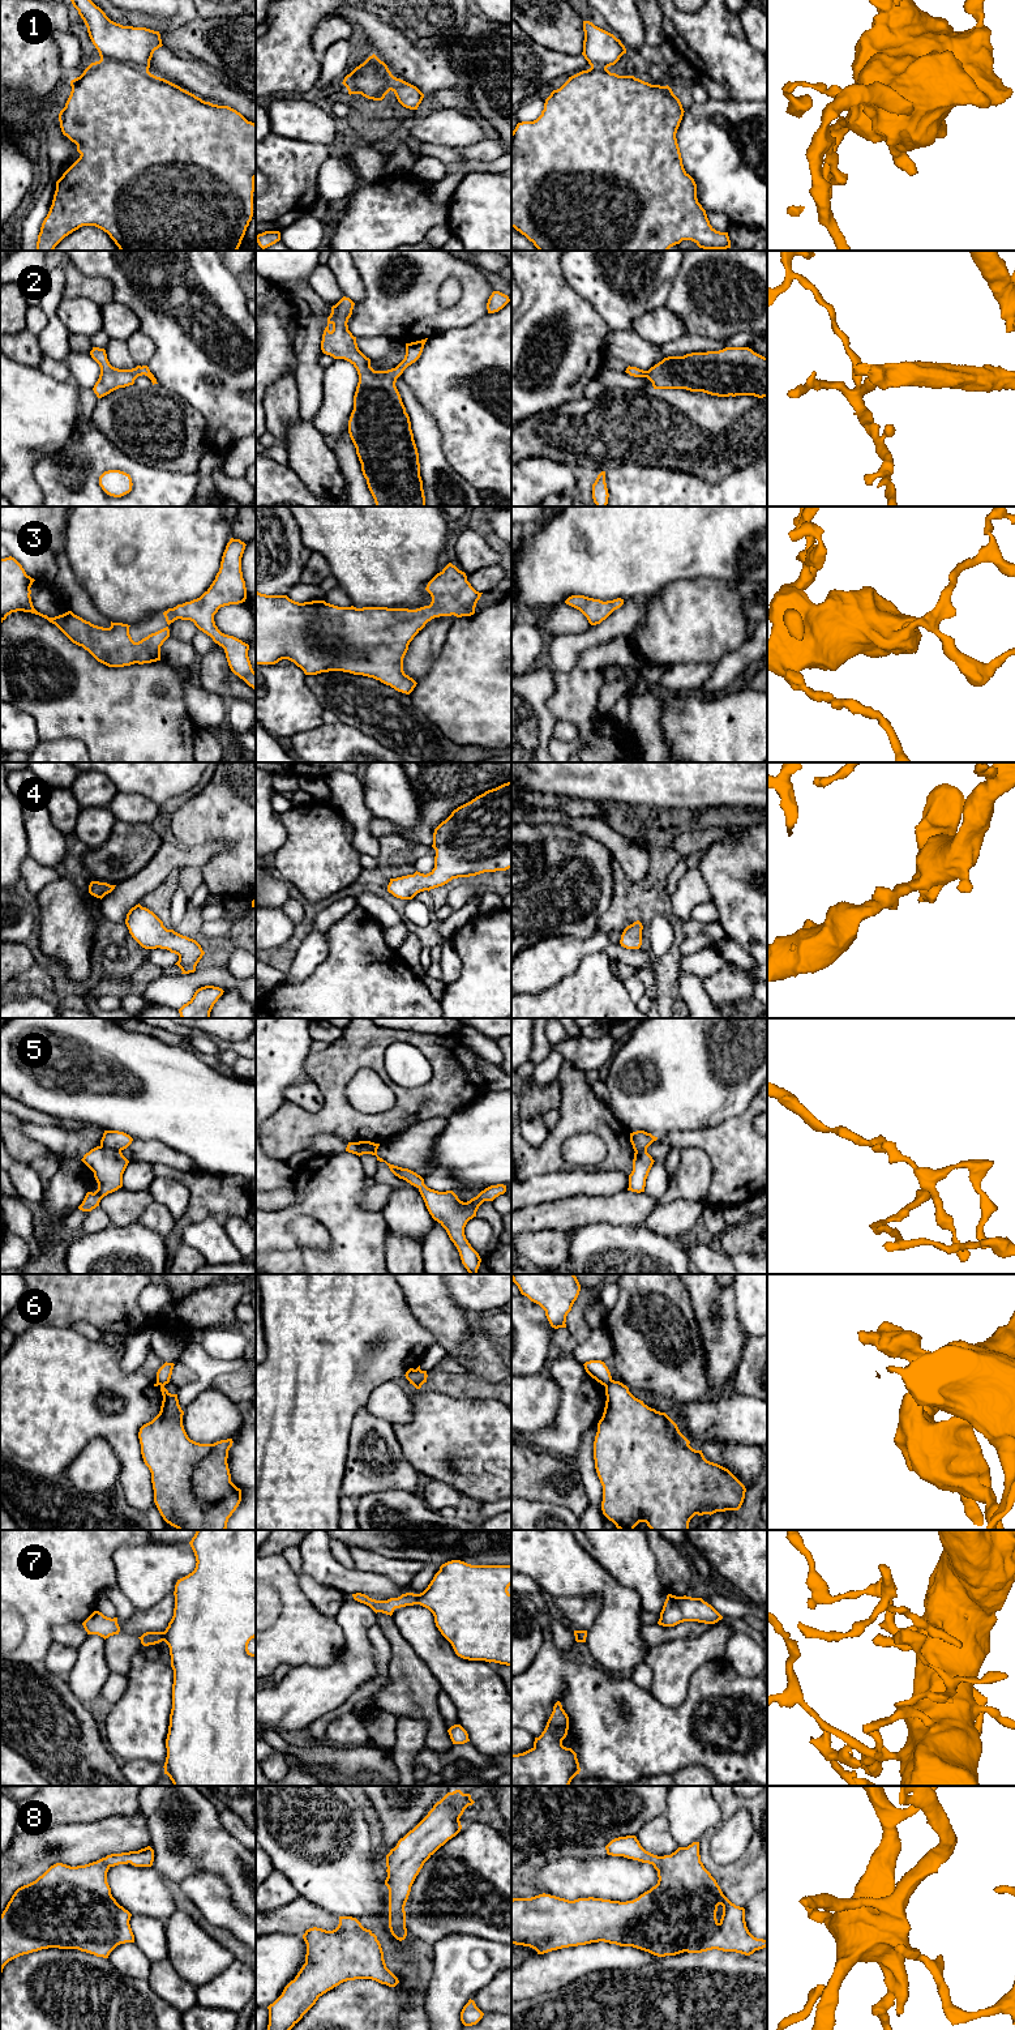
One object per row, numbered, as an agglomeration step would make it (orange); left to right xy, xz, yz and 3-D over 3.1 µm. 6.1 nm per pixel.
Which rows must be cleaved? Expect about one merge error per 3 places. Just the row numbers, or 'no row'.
5, 6

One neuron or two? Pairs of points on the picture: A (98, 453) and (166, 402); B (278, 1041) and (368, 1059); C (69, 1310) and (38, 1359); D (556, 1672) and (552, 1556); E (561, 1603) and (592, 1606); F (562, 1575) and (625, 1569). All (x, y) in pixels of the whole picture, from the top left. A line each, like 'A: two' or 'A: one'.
A: two
B: two
C: two
D: two
E: one
F: two

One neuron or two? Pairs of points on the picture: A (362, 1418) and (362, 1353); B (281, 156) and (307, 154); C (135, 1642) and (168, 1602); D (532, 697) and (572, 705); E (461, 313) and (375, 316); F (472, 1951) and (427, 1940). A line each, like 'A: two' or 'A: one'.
A: two
B: one
C: two
D: two
E: one
F: two

